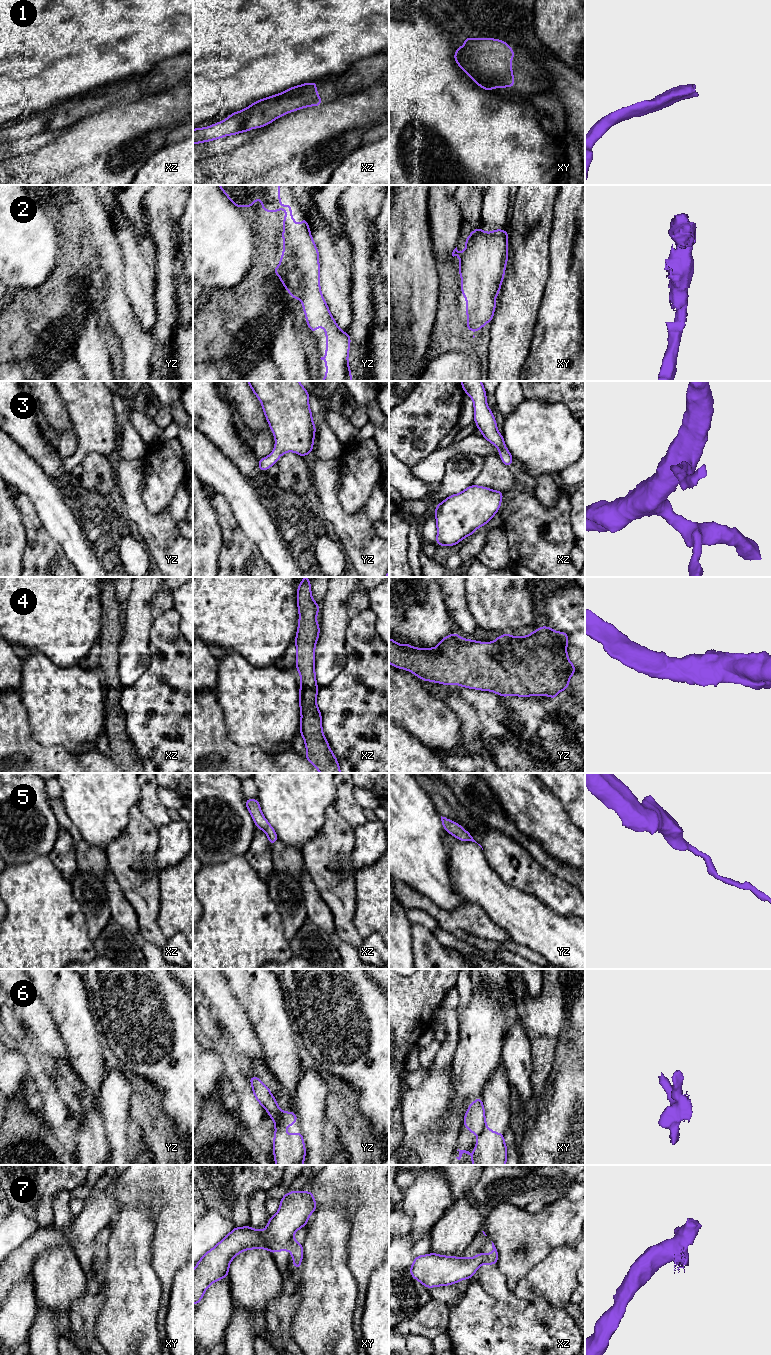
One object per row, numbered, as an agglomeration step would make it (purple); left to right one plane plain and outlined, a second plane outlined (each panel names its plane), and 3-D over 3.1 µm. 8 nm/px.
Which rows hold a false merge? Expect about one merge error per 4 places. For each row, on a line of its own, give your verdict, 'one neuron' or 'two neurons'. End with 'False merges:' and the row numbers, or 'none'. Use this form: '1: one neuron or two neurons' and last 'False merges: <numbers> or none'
1: one neuron
2: one neuron
3: one neuron
4: one neuron
5: one neuron
6: one neuron
7: two neurons
False merges: 7

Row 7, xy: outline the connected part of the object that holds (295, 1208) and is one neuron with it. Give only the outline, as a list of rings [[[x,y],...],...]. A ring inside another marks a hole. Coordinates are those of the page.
[[[311,1190],[291,1191],[280,1200],[279,1210],[270,1217],[265,1230],[255,1230],[249,1225],[235,1227],[196,1264],[193,1270],[193,1304],[199,1304],[213,1282],[228,1277],[229,1265],[236,1255],[249,1249],[268,1249],[269,1240],[285,1244],[297,1230],[307,1225],[316,1207]]]

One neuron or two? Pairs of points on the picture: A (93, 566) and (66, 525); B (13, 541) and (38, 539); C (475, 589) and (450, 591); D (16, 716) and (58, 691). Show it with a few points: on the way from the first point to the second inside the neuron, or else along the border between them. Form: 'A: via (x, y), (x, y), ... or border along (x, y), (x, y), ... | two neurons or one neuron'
A: via (83, 556), (75, 547), (69, 535) | one neuron
B: border along (20, 517), (26, 541), (22, 563) | two neurons
C: border along (464, 587), (467, 605), (472, 613) | two neurons
D: border along (18, 692), (26, 710), (27, 720), (32, 733) | two neurons

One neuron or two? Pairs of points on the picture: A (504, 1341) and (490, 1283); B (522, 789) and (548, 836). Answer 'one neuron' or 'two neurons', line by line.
A: two neurons
B: one neuron

